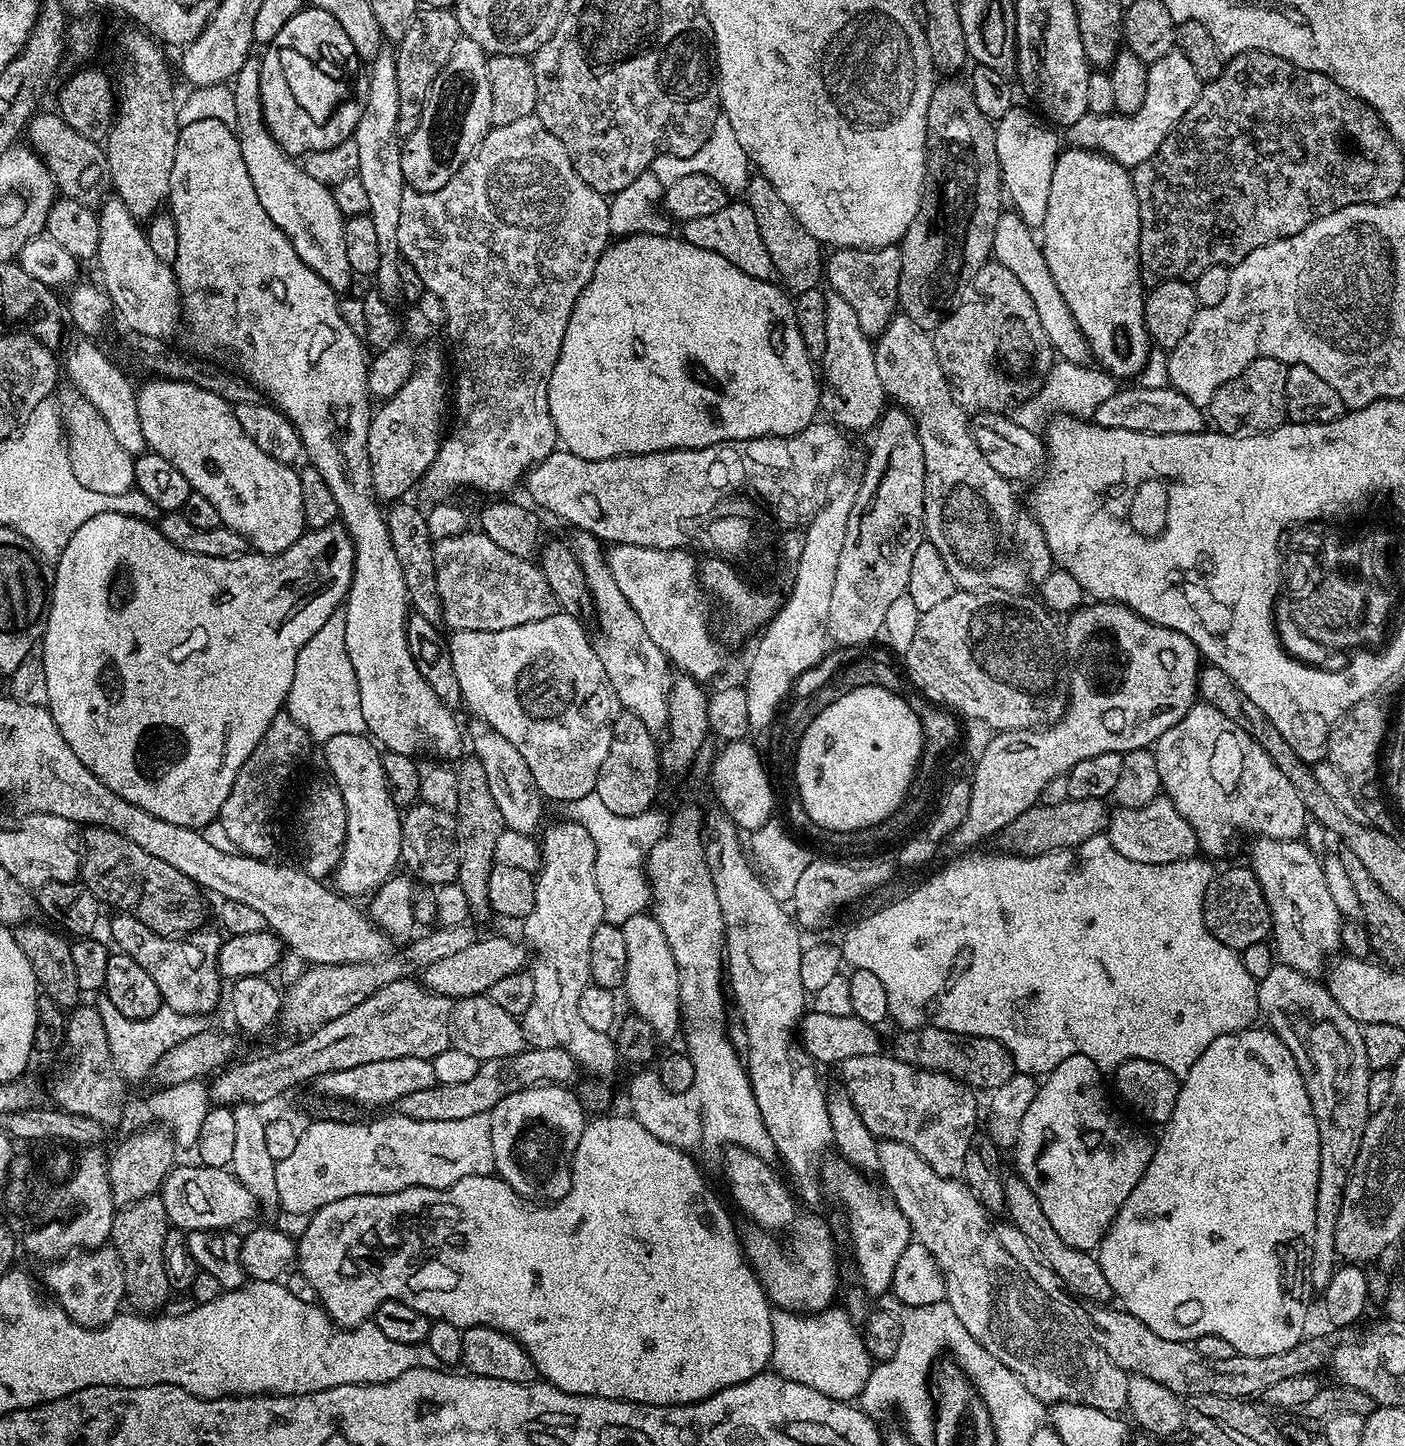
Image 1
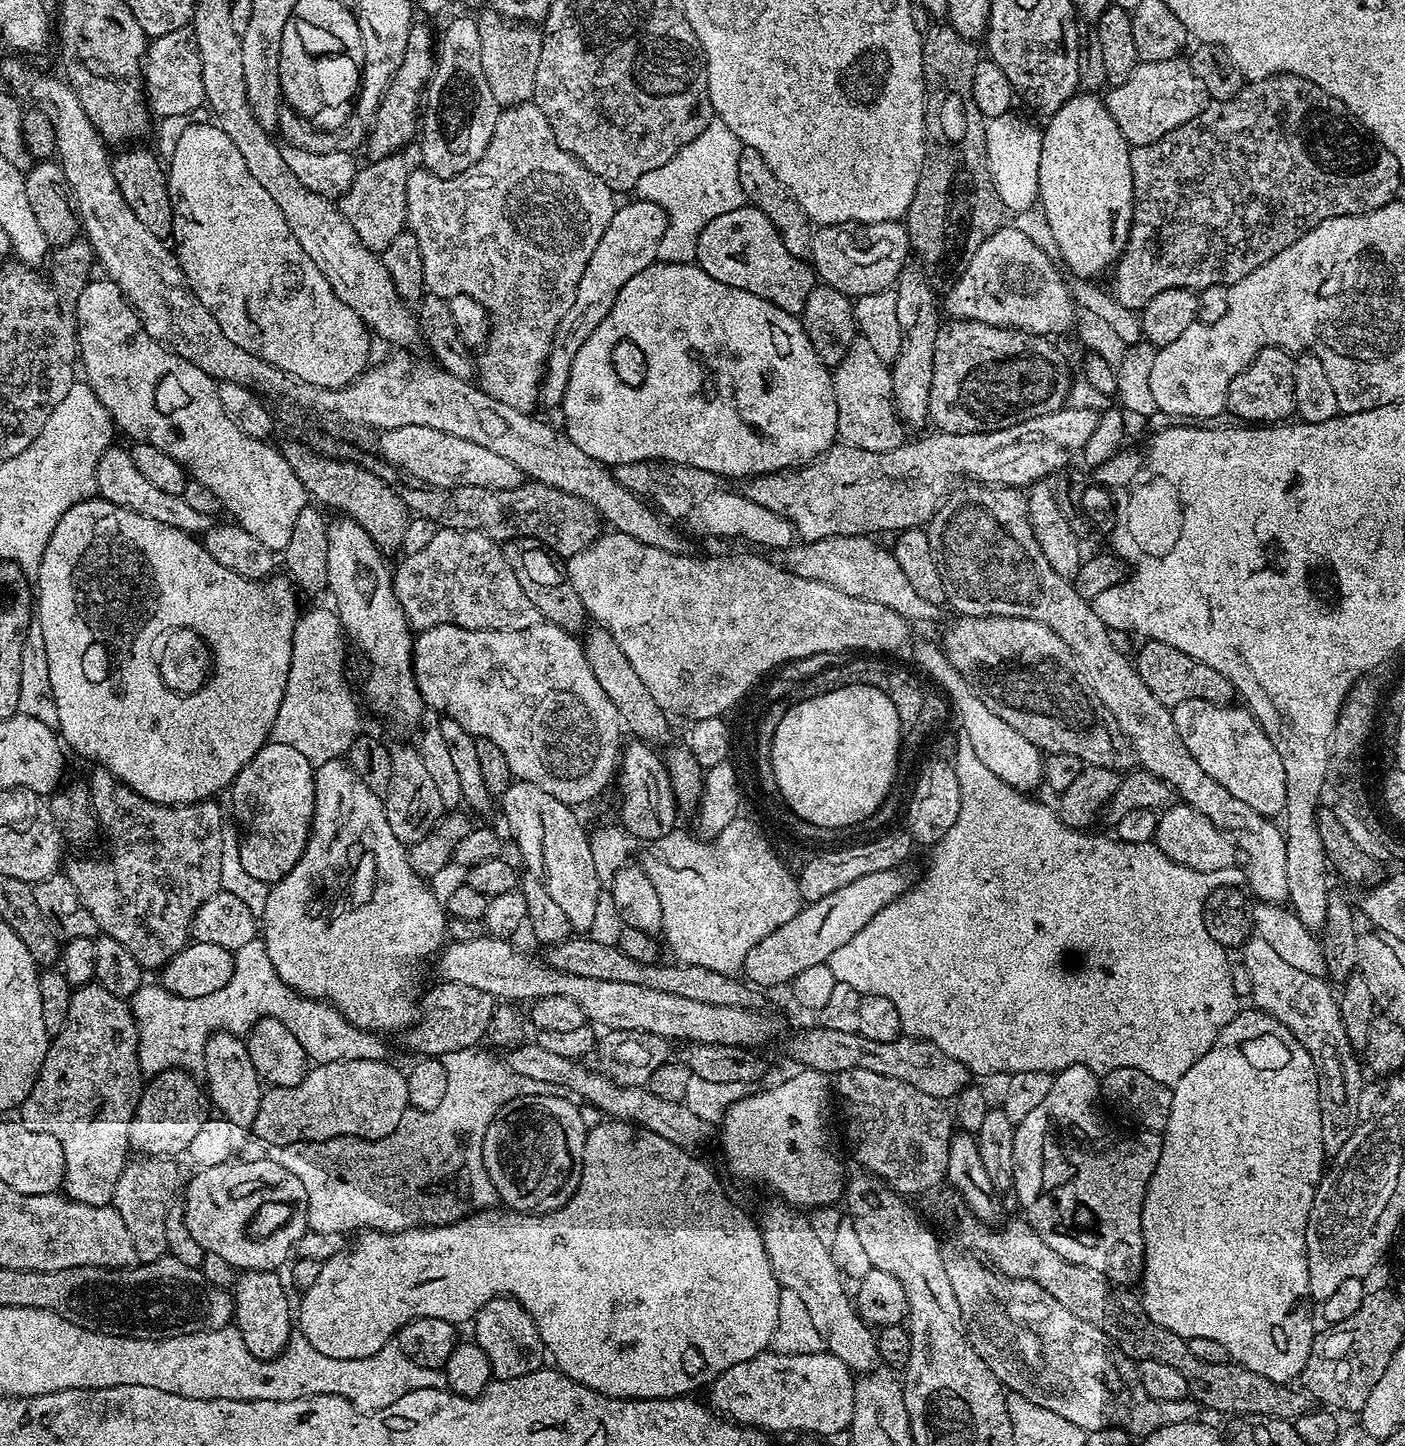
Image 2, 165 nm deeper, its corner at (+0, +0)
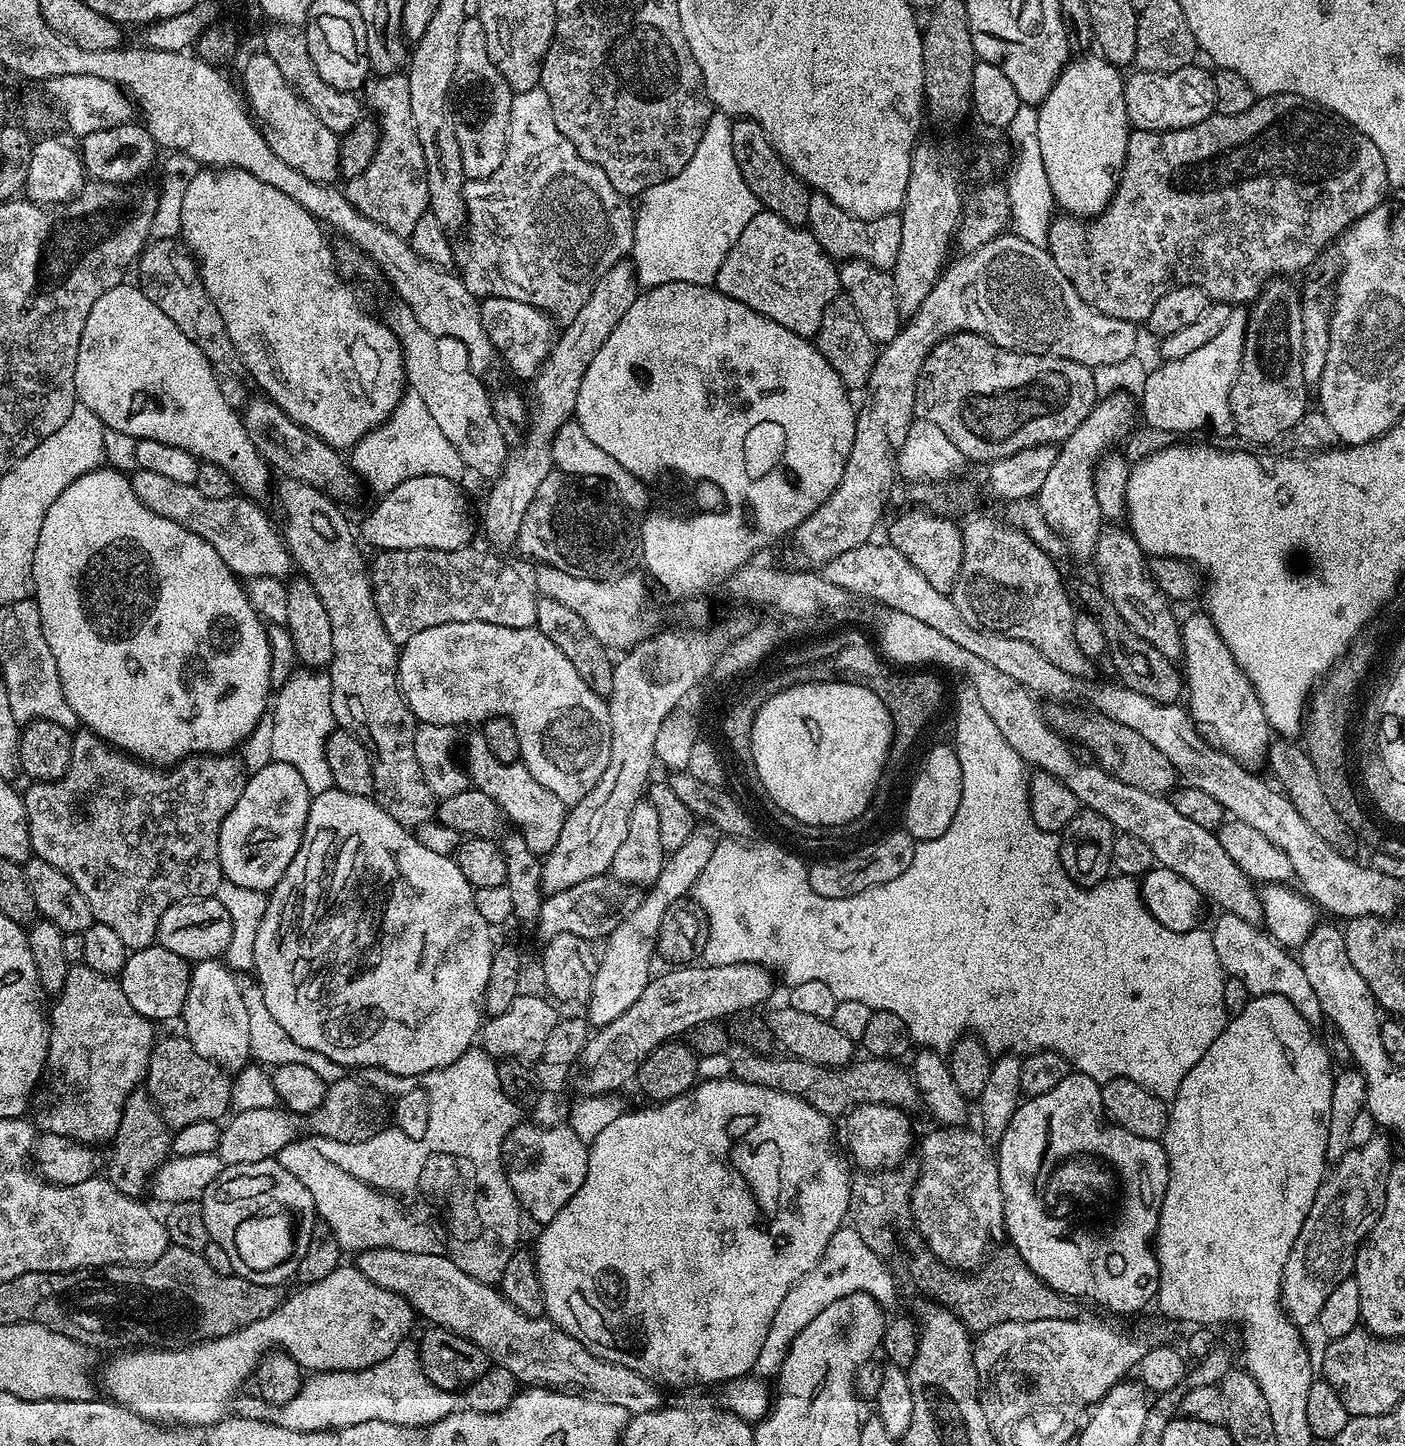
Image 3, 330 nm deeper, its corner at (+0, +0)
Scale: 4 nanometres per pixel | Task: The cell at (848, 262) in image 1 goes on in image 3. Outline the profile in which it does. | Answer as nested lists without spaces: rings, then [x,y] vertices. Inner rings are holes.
[[[813,191],[806,227],[814,234],[814,238],[818,238],[825,254],[837,262],[861,260],[885,270],[891,270],[894,262],[898,262],[898,249],[902,247],[902,222],[899,215],[893,214],[873,220],[854,218],[846,214],[846,210],[834,206],[834,202],[830,202],[826,194]]]

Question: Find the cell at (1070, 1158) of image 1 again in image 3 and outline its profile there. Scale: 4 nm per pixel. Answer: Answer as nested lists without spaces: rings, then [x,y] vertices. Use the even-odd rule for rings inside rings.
[[[1075,1070],[1069,1071],[1068,1076],[1062,1078],[1062,1082],[1054,1086],[1054,1090],[1050,1090],[1050,1094],[1025,1099],[1017,1108],[1014,1118],[1010,1118],[1010,1126],[1006,1126],[1006,1134],[1002,1134],[994,1152],[1004,1199],[1002,1228],[1003,1231],[1008,1231],[1008,1240],[1012,1243],[1009,1245],[1046,1286],[1080,1302],[1089,1300],[1092,1304],[1101,1304],[1112,1312],[1140,1312],[1148,1303],[1156,1300],[1156,1292],[1160,1289],[1160,1263],[1156,1261],[1154,1241],[1162,1210],[1162,1198],[1166,1194],[1168,1159],[1161,1141],[1138,1138],[1138,1134],[1130,1134],[1109,1121],[1104,1114],[1100,1085],[1101,1081],[1090,1078],[1086,1074]]]

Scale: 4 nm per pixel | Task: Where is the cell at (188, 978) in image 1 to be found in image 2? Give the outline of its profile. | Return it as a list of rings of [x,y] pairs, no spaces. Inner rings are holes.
[[[99,766],[91,769],[92,777],[86,787],[96,812],[96,823],[102,826],[102,840],[109,844],[105,856],[80,856],[67,861],[66,875],[74,882],[82,906],[90,910],[100,932],[122,942],[140,963],[141,969],[163,969],[176,954],[190,943],[192,916],[213,894],[221,891],[222,826],[226,816],[215,799],[199,800],[193,804],[159,804],[142,798],[126,786],[110,770]]]

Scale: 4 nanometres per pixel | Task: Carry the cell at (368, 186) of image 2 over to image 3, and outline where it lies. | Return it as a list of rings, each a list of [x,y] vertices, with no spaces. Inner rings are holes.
[[[385,73],[377,75],[375,78],[369,79],[366,84],[366,93],[368,92],[368,100],[366,96],[366,104],[373,108],[374,119],[380,126],[380,141],[378,142],[378,150],[374,154],[374,158],[370,162],[370,166],[366,166],[366,170],[362,170],[362,174],[351,177],[347,181],[346,195],[348,201],[357,208],[362,214],[366,214],[366,218],[374,218],[374,222],[378,222],[382,226],[386,226],[386,230],[394,230],[400,236],[405,238],[411,237],[414,226],[418,222],[418,218],[422,218],[422,214],[429,211],[428,207],[428,183],[426,182],[426,158],[422,158],[422,146],[418,143],[418,130],[414,130],[414,118],[410,114],[410,82],[407,75],[403,73]]]

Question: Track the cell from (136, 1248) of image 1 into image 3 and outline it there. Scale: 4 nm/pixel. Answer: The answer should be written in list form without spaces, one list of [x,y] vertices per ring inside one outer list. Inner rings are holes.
[[[147,1091],[131,1092],[126,1098],[122,1122],[118,1122],[118,1130],[110,1144],[112,1157],[106,1160],[107,1180],[122,1194],[143,1197],[155,1172],[170,1156],[172,1138],[173,1133]]]

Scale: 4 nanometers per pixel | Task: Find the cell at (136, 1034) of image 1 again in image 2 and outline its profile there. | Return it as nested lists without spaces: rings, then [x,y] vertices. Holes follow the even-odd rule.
[[[257,938],[246,942],[246,946],[238,946],[234,954],[234,974],[222,990],[214,990],[214,994],[206,994],[203,998],[178,998],[170,994],[159,982],[141,983],[140,989],[130,998],[132,1016],[138,1026],[138,1062],[140,1071],[145,1077],[158,1076],[168,1070],[179,1068],[181,1072],[199,1073],[204,1067],[204,1055],[208,1040],[216,1032],[233,1032],[235,1036],[244,1038],[260,1020],[272,1017],[281,1020],[298,1038],[298,1046],[307,1054],[313,1065],[329,1064],[330,1062],[358,1062],[359,1060],[388,1060],[387,1039],[375,1032],[366,1032],[355,1028],[341,1012],[331,1004],[322,1000],[309,1000],[295,992],[290,986],[278,978],[278,970],[274,970],[274,962],[270,962],[270,954],[266,954],[263,939]]]

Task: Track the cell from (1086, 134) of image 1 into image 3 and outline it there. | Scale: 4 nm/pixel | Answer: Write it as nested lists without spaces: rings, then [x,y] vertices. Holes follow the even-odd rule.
[[[1189,66],[1179,68],[1173,72],[1142,72],[1139,70],[1133,71],[1133,76],[1130,75],[1124,82],[1124,101],[1126,102],[1126,114],[1128,115],[1129,125],[1133,129],[1141,128],[1142,130],[1150,130],[1151,132],[1169,132],[1170,130],[1178,130],[1179,128],[1189,128],[1198,122],[1202,122],[1207,116],[1213,115],[1216,112],[1216,91],[1214,90],[1214,76],[1210,71],[1207,72],[1204,68],[1196,68],[1197,66]]]

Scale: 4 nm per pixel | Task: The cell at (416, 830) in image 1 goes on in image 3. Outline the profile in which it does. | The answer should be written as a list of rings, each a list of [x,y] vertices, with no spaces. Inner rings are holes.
[[[287,478],[279,481],[280,489],[276,496],[280,499],[280,512],[284,515],[282,535],[288,545],[288,553],[292,556],[293,565],[301,568],[303,575],[318,590],[318,598],[322,598],[322,606],[326,606],[326,615],[330,618],[330,634],[332,635],[332,663],[327,669],[332,683],[332,709],[337,725],[347,732],[355,732],[359,740],[363,740],[371,749],[372,773],[374,774],[374,799],[377,804],[400,824],[409,830],[415,830],[420,824],[433,819],[438,803],[432,795],[430,786],[422,778],[422,770],[418,767],[418,758],[414,755],[414,734],[418,721],[408,709],[408,703],[400,693],[400,685],[396,683],[396,662],[398,645],[386,634],[386,626],[382,626],[382,618],[376,609],[372,597],[372,581],[366,560],[360,557],[356,549],[358,543],[354,524],[344,517],[339,503],[318,491],[306,482],[298,482]]]

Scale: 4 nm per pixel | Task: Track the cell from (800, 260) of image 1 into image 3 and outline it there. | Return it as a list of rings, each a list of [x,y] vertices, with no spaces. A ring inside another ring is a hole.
[[[733,119],[730,146],[734,146],[734,162],[738,162],[738,170],[742,170],[746,186],[750,186],[750,190],[761,205],[767,211],[778,214],[778,218],[786,222],[797,226],[807,225],[812,192],[808,185],[796,177],[792,169],[785,164],[776,147],[770,142],[766,130],[762,130],[762,126],[758,126],[758,122],[753,120]]]

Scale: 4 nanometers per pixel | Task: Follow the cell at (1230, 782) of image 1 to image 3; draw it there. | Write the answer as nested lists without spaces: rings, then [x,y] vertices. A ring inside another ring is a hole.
[[[1207,614],[1183,617],[1180,624],[1182,672],[1186,677],[1186,707],[1196,730],[1208,743],[1245,766],[1264,764],[1270,743],[1268,719],[1254,686],[1234,662],[1234,654],[1222,642]]]

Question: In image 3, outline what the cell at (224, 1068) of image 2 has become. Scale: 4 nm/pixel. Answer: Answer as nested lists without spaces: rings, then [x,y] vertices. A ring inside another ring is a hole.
[[[223,959],[201,960],[191,965],[192,977],[182,1013],[183,1035],[202,1054],[229,1074],[237,1074],[250,1064],[250,1014],[242,1002],[237,973]]]

